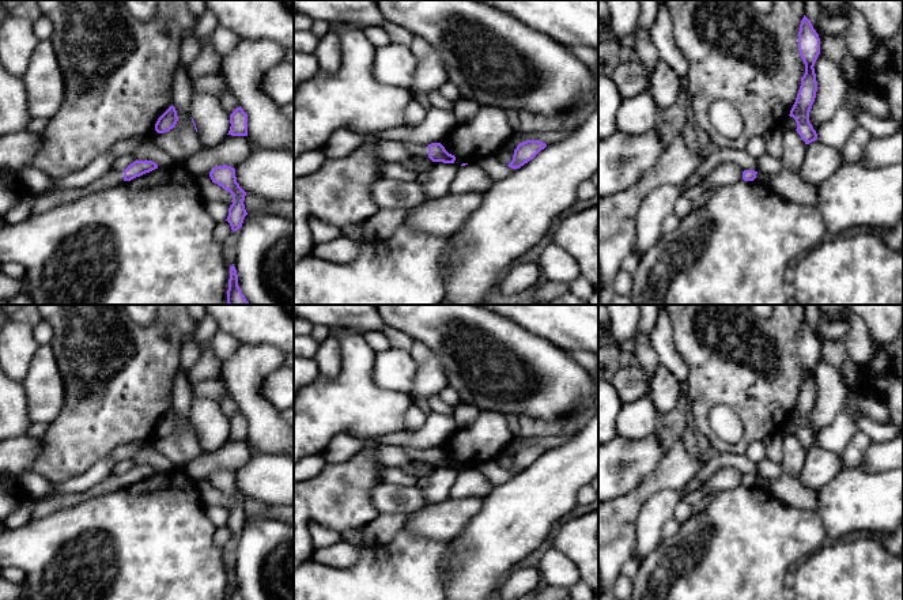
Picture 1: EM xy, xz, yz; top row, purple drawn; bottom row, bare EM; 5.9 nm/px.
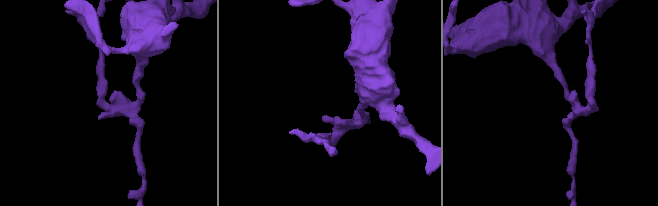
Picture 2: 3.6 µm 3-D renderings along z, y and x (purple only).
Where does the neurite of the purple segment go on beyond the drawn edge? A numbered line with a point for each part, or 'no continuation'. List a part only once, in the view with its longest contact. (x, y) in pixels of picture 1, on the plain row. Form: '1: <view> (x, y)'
1: xz (412, 453)

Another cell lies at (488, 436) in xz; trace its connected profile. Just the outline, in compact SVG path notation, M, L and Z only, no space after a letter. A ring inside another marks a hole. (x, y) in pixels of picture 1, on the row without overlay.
M481 411L471 426L457 429L441 449L456 461L453 469L460 472L496 460L513 441L514 435L502 414Z

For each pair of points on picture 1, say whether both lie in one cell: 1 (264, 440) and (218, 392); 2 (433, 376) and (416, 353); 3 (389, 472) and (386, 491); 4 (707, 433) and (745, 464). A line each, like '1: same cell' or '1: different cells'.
1: different cells
2: same cell
3: different cells
4: different cells

